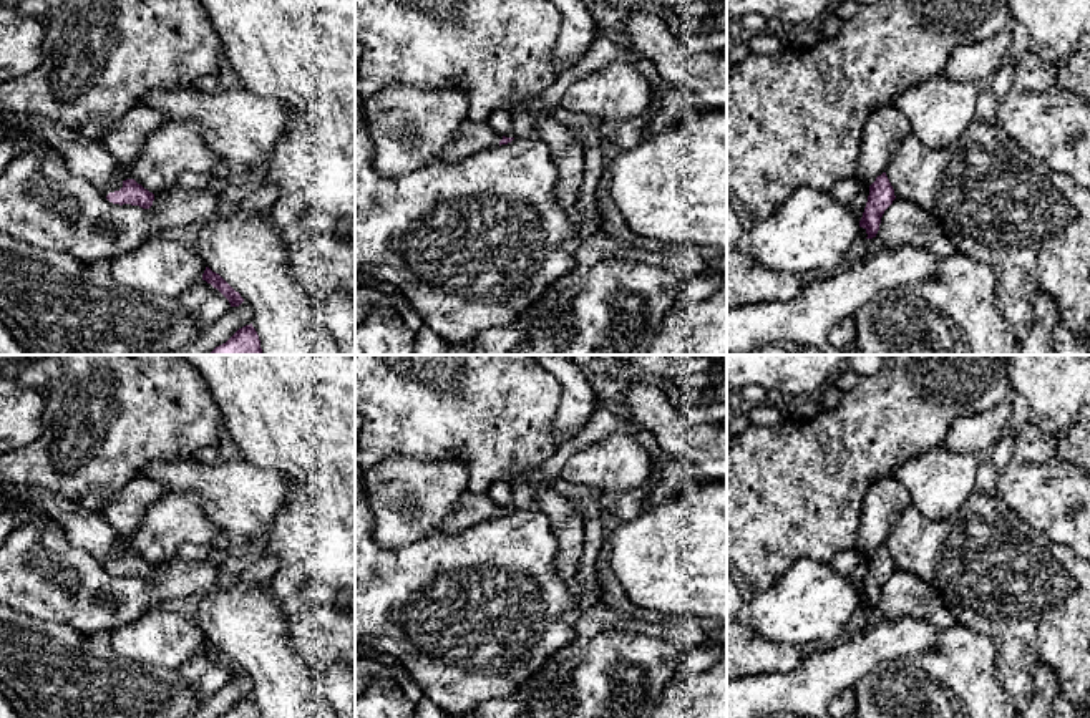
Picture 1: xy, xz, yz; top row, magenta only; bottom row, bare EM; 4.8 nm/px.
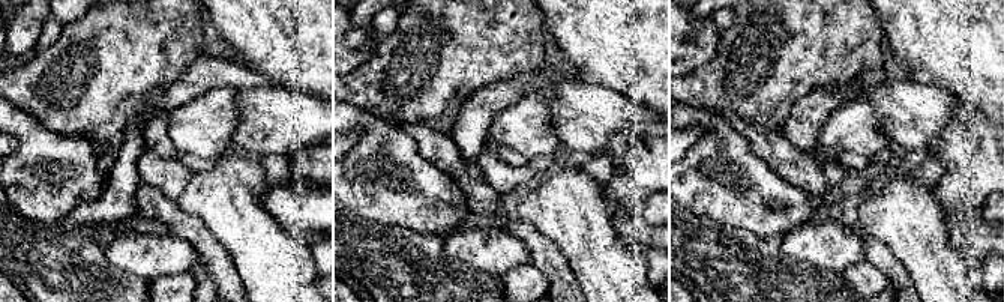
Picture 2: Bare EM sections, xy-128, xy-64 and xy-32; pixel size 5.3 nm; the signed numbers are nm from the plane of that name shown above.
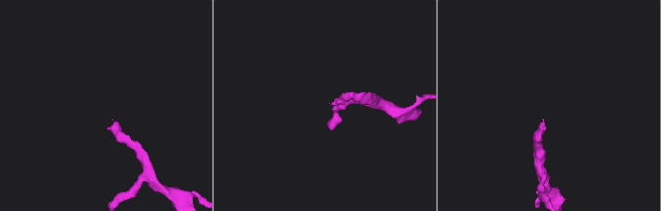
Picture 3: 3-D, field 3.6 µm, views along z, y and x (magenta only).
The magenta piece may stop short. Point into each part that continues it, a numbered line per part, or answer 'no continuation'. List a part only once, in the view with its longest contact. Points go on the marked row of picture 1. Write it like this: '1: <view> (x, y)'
1: xy (83, 156)

